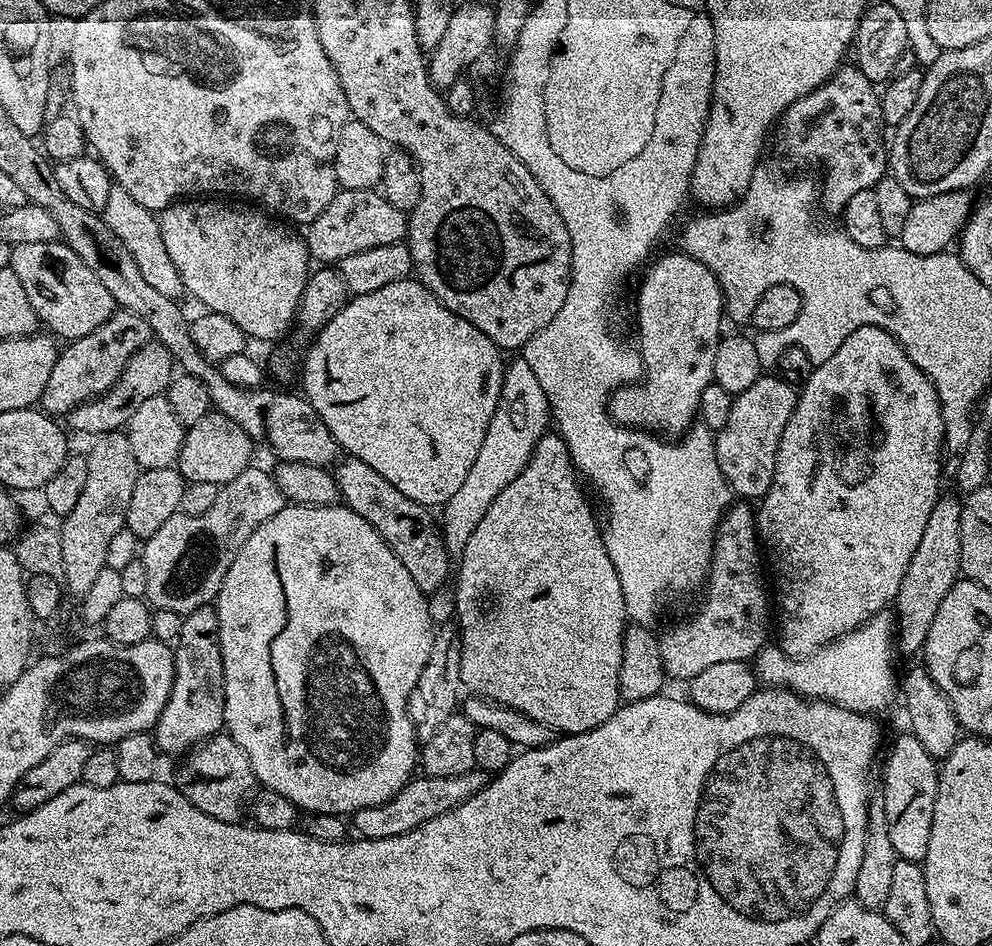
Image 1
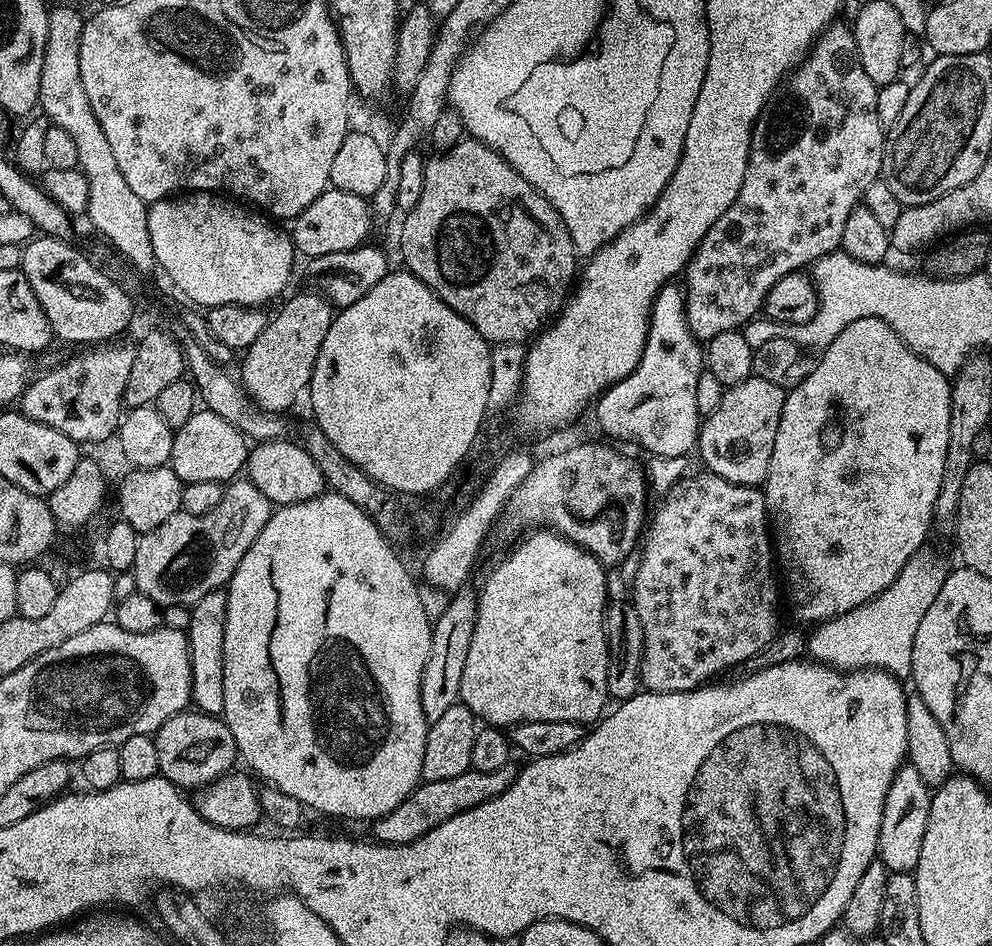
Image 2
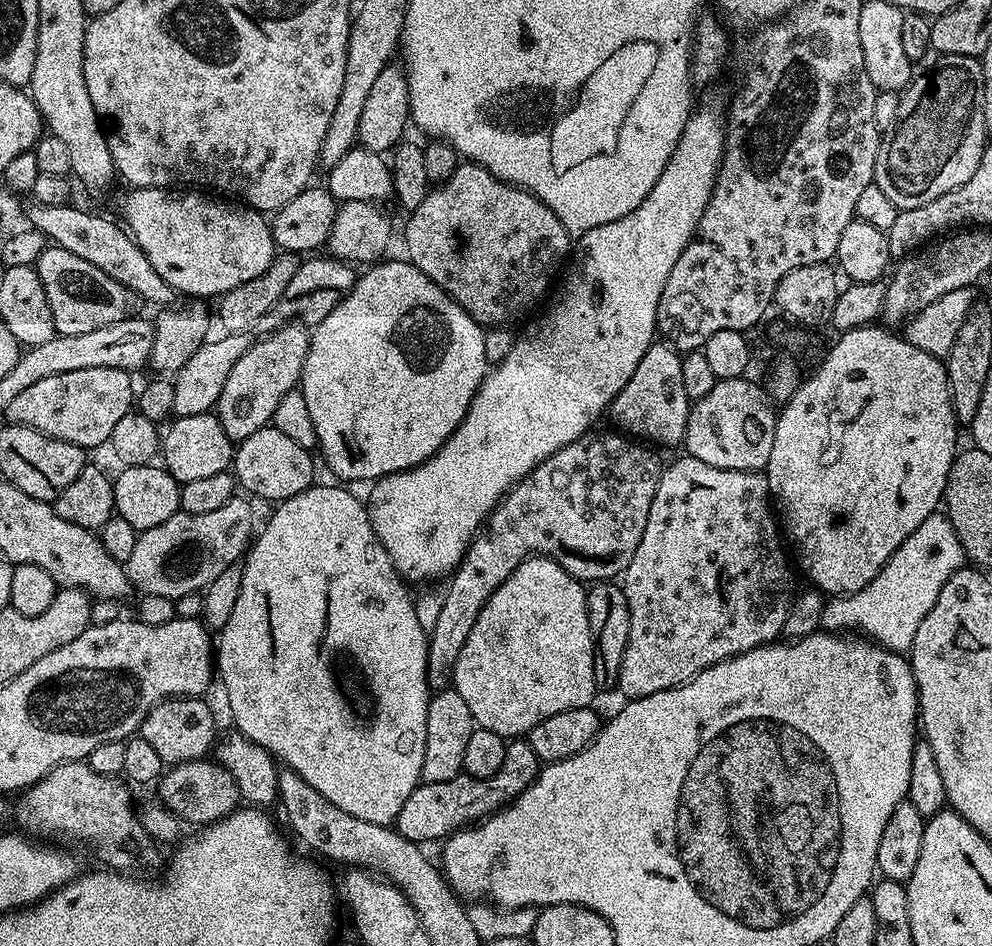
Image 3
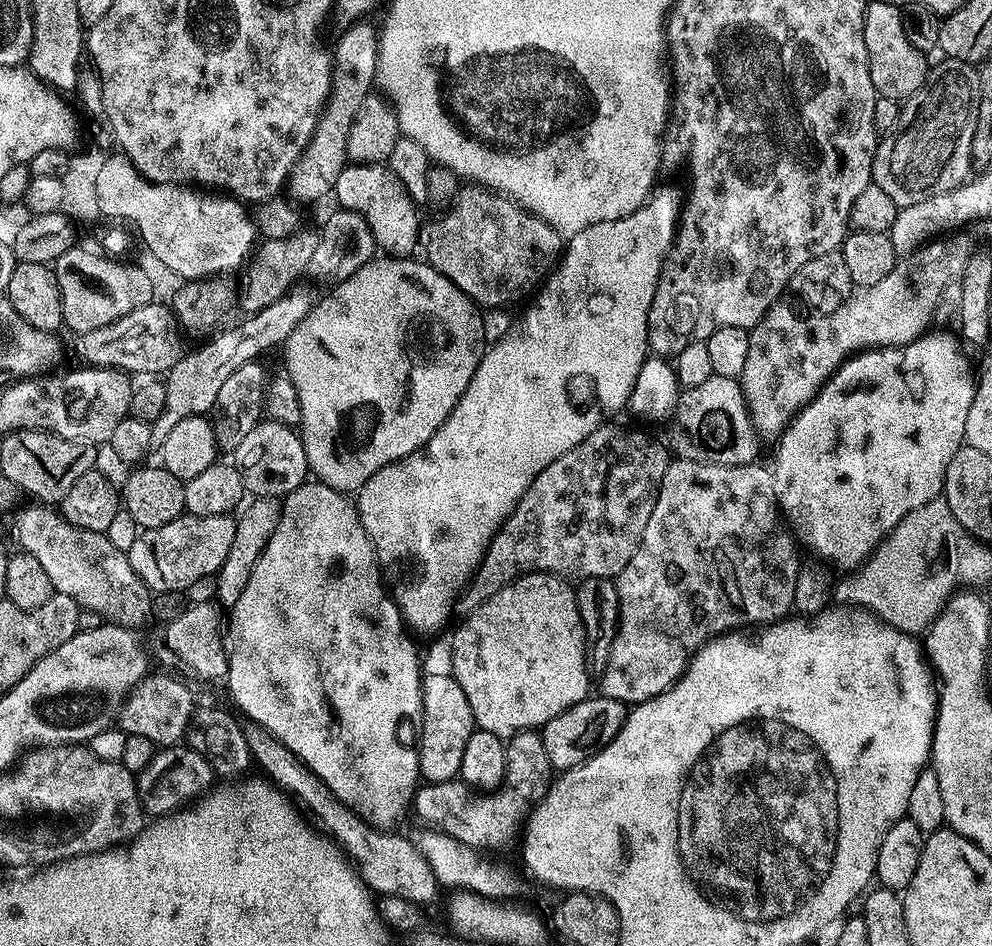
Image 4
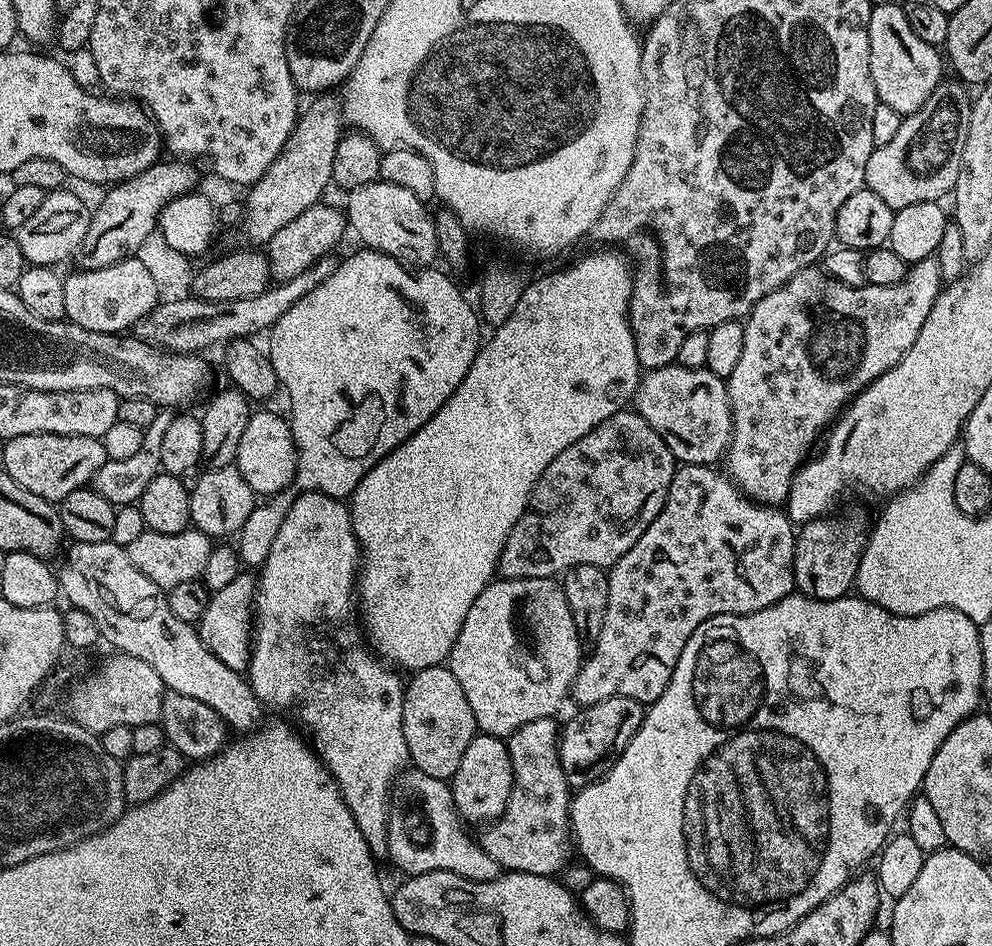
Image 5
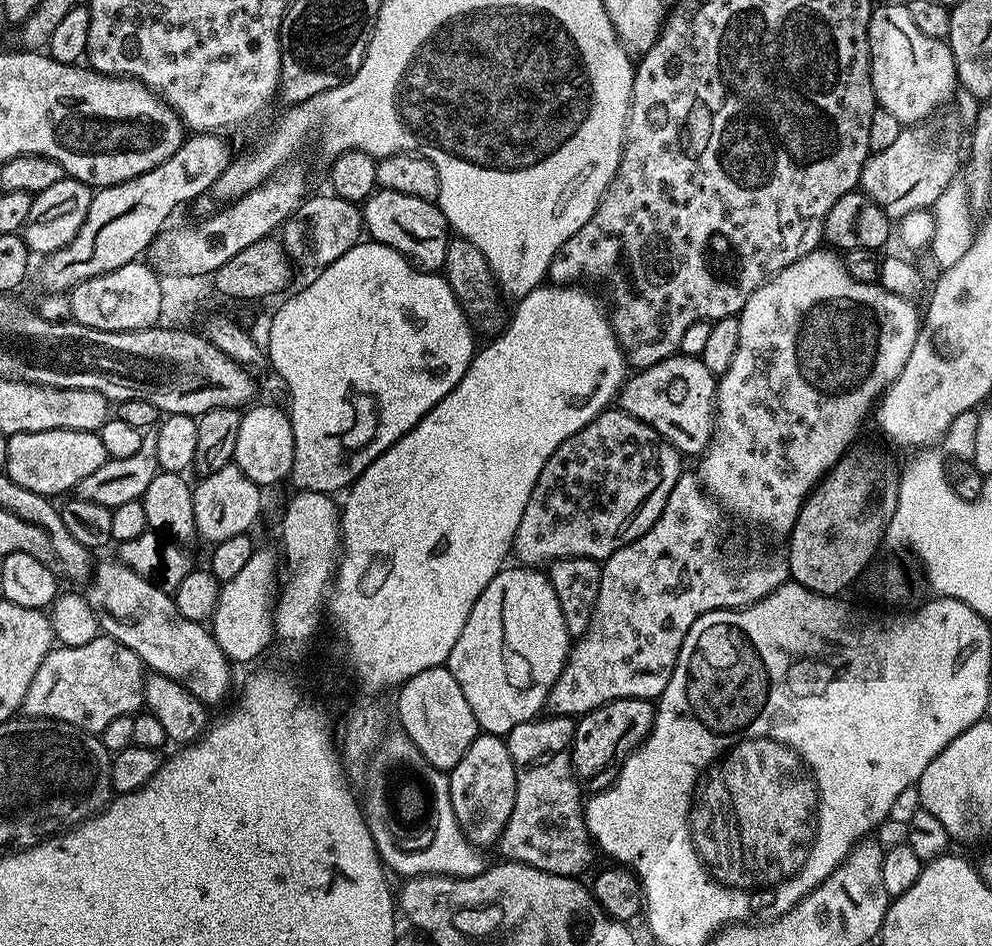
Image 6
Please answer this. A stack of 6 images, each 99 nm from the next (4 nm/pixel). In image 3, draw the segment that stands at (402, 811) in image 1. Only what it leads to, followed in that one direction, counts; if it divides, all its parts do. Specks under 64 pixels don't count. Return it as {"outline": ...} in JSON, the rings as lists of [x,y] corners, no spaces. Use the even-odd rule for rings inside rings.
{"outline":[[[513,739],[508,744],[506,758],[498,774],[490,778],[483,780],[461,774],[450,778],[450,782],[417,784],[414,794],[406,798],[406,806],[398,810],[398,818],[394,822],[394,827],[402,834],[402,838],[412,840],[421,846],[427,845],[427,840],[443,841],[449,834],[469,827],[511,804],[517,796],[524,793],[535,782],[536,777],[540,775],[541,767],[542,762],[534,754],[527,739]]]}

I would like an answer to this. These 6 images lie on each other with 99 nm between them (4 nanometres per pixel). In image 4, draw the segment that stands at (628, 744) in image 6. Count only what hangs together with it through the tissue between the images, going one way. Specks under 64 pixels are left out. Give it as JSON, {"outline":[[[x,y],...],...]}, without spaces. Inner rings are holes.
{"outline":[[[592,694],[587,700],[570,706],[570,710],[562,710],[558,718],[550,718],[550,722],[544,724],[540,737],[546,746],[546,758],[550,758],[553,769],[557,773],[569,772],[598,754],[619,734],[625,715],[626,705],[622,701]]]}

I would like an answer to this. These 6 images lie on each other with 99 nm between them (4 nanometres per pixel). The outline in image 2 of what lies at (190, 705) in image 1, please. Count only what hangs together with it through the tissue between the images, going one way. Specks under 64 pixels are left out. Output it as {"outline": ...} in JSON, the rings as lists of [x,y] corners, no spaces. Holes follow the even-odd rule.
{"outline":[[[224,588],[210,590],[198,602],[191,605],[190,626],[187,630],[190,650],[190,674],[192,675],[191,703],[209,716],[220,716],[226,702],[226,678],[224,677],[224,639],[226,638],[226,606],[228,594]]]}

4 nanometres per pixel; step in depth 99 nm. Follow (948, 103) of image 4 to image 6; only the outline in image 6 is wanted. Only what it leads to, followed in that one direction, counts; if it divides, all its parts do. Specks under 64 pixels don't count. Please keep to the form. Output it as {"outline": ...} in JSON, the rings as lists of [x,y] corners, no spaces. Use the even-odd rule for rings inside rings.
{"outline":[[[929,118],[919,124],[901,127],[898,139],[891,144],[887,150],[881,152],[873,152],[864,162],[864,169],[860,175],[859,187],[862,189],[864,195],[870,197],[878,207],[883,210],[888,216],[889,221],[899,222],[899,220],[906,214],[910,214],[910,210],[922,210],[923,208],[931,209],[936,199],[946,190],[947,186],[957,177],[956,167],[960,164],[960,124],[956,120],[936,120],[940,118]]]}

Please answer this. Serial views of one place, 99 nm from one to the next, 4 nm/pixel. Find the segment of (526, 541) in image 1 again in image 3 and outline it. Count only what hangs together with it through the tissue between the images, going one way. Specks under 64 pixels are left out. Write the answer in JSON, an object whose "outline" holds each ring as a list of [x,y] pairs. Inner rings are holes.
{"outline":[[[531,556],[523,560],[494,590],[494,594],[482,606],[462,654],[452,671],[451,687],[470,706],[475,727],[494,730],[505,738],[524,738],[538,722],[546,722],[562,710],[578,710],[589,707],[598,695],[594,670],[596,669],[596,641],[592,638],[590,618],[586,614],[585,585],[573,578],[557,560],[548,556]]]}

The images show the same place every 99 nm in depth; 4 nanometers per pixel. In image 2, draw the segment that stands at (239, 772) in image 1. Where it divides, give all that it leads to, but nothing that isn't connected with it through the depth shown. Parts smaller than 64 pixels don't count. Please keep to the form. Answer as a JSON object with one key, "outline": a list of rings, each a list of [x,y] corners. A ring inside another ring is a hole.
{"outline":[[[185,710],[174,714],[158,729],[154,734],[154,739],[158,746],[159,775],[166,777],[170,783],[181,790],[189,790],[188,788],[199,790],[205,784],[213,784],[220,776],[228,775],[238,764],[234,734],[230,734],[230,730],[224,725],[220,716],[209,716],[207,712]]]}

